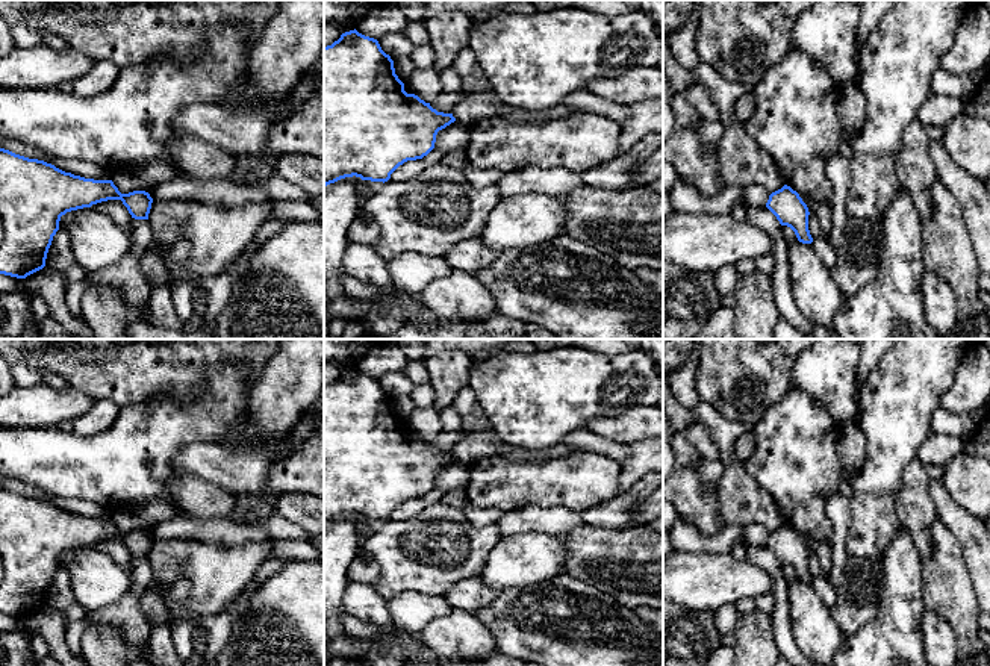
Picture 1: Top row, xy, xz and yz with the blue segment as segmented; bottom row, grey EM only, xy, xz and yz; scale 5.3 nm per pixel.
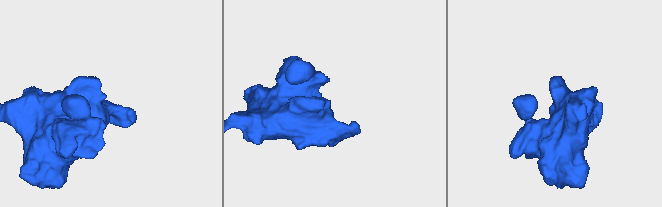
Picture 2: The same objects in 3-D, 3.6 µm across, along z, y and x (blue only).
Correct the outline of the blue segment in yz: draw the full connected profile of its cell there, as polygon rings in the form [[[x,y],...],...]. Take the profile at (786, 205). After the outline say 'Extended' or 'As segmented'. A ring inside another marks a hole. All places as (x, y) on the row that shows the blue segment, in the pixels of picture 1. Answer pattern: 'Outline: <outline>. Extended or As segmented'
Outline: [[[784,185],[772,192],[766,207],[777,216],[781,226],[787,226],[795,232],[799,242],[813,242],[808,230],[808,207],[790,186]]]. As segmented

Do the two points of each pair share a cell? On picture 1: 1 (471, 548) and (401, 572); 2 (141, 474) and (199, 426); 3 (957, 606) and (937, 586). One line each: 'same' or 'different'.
1: same
2: same
3: same

